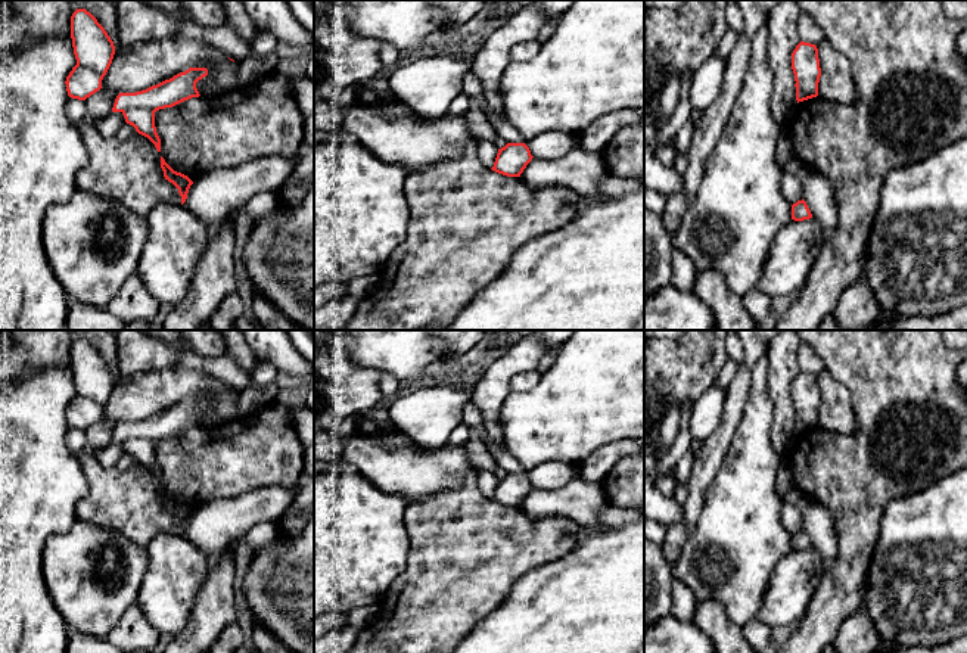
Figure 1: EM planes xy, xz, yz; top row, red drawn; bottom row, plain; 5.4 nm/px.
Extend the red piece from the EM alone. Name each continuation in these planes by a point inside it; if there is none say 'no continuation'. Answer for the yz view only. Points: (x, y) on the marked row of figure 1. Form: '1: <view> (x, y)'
no continuation

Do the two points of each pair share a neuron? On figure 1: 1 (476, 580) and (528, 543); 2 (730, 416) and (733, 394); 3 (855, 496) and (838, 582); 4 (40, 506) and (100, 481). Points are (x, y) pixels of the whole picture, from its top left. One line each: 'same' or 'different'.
1: same
2: same
3: same
4: different

